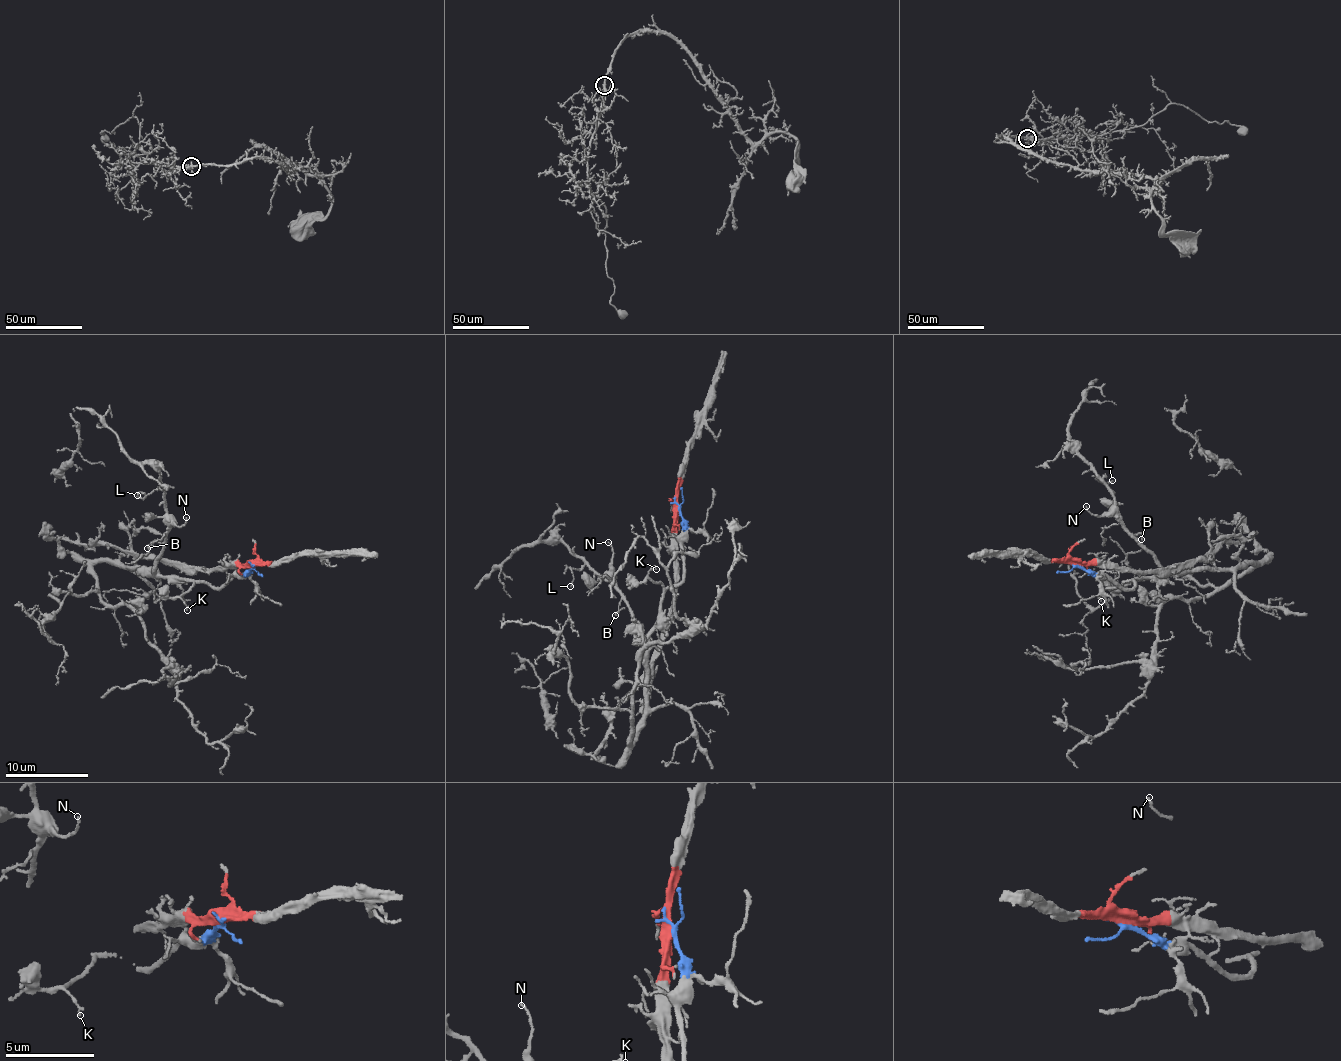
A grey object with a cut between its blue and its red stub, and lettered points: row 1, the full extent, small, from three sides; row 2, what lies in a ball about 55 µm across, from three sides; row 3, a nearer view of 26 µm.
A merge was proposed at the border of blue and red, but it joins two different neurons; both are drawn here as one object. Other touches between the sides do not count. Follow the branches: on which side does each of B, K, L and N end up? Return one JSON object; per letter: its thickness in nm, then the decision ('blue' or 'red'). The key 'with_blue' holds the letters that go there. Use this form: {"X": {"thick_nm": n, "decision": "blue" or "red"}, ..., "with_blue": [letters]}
{"B": {"thick_nm": 110, "decision": "blue"}, "K": {"thick_nm": 130, "decision": "blue"}, "L": {"thick_nm": 130, "decision": "blue"}, "N": {"thick_nm": 110, "decision": "blue"}, "with_blue": ["B", "K", "L", "N"]}

